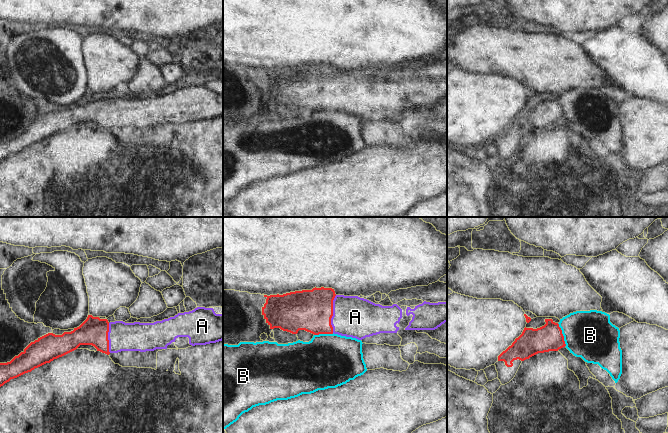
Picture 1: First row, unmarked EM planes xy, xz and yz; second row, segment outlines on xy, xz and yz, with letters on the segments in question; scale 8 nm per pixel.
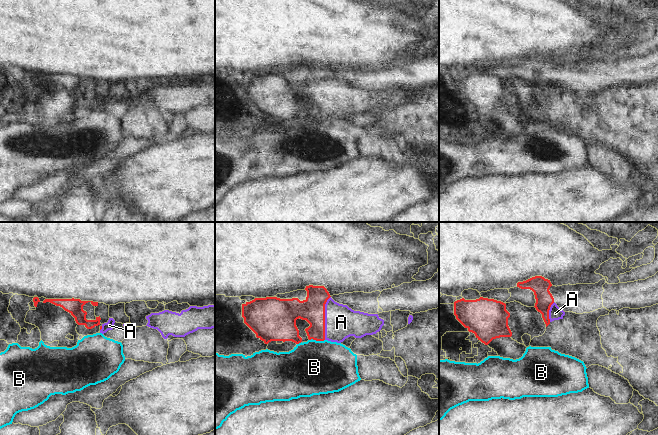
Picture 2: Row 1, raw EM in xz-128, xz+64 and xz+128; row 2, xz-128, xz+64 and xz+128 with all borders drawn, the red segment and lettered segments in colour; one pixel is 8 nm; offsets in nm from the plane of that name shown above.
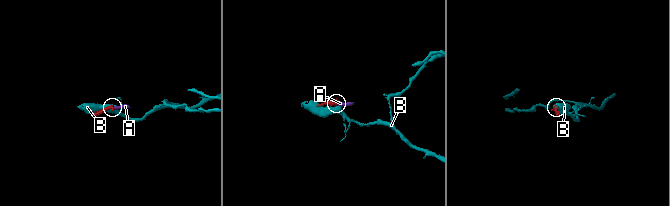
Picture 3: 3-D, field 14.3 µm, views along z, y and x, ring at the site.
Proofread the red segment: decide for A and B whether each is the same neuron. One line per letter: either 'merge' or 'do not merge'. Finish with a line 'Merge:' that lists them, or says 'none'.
A: merge
B: do not merge
Merge: A

